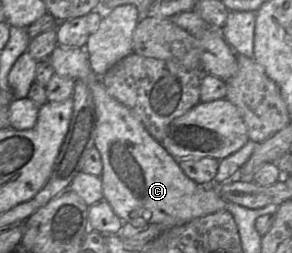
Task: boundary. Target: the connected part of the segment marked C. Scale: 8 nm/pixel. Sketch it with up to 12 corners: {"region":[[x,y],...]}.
{"region":[[85,49],[55,74],[84,81],[103,195],[124,223],[171,229],[226,209],[126,106]]}

